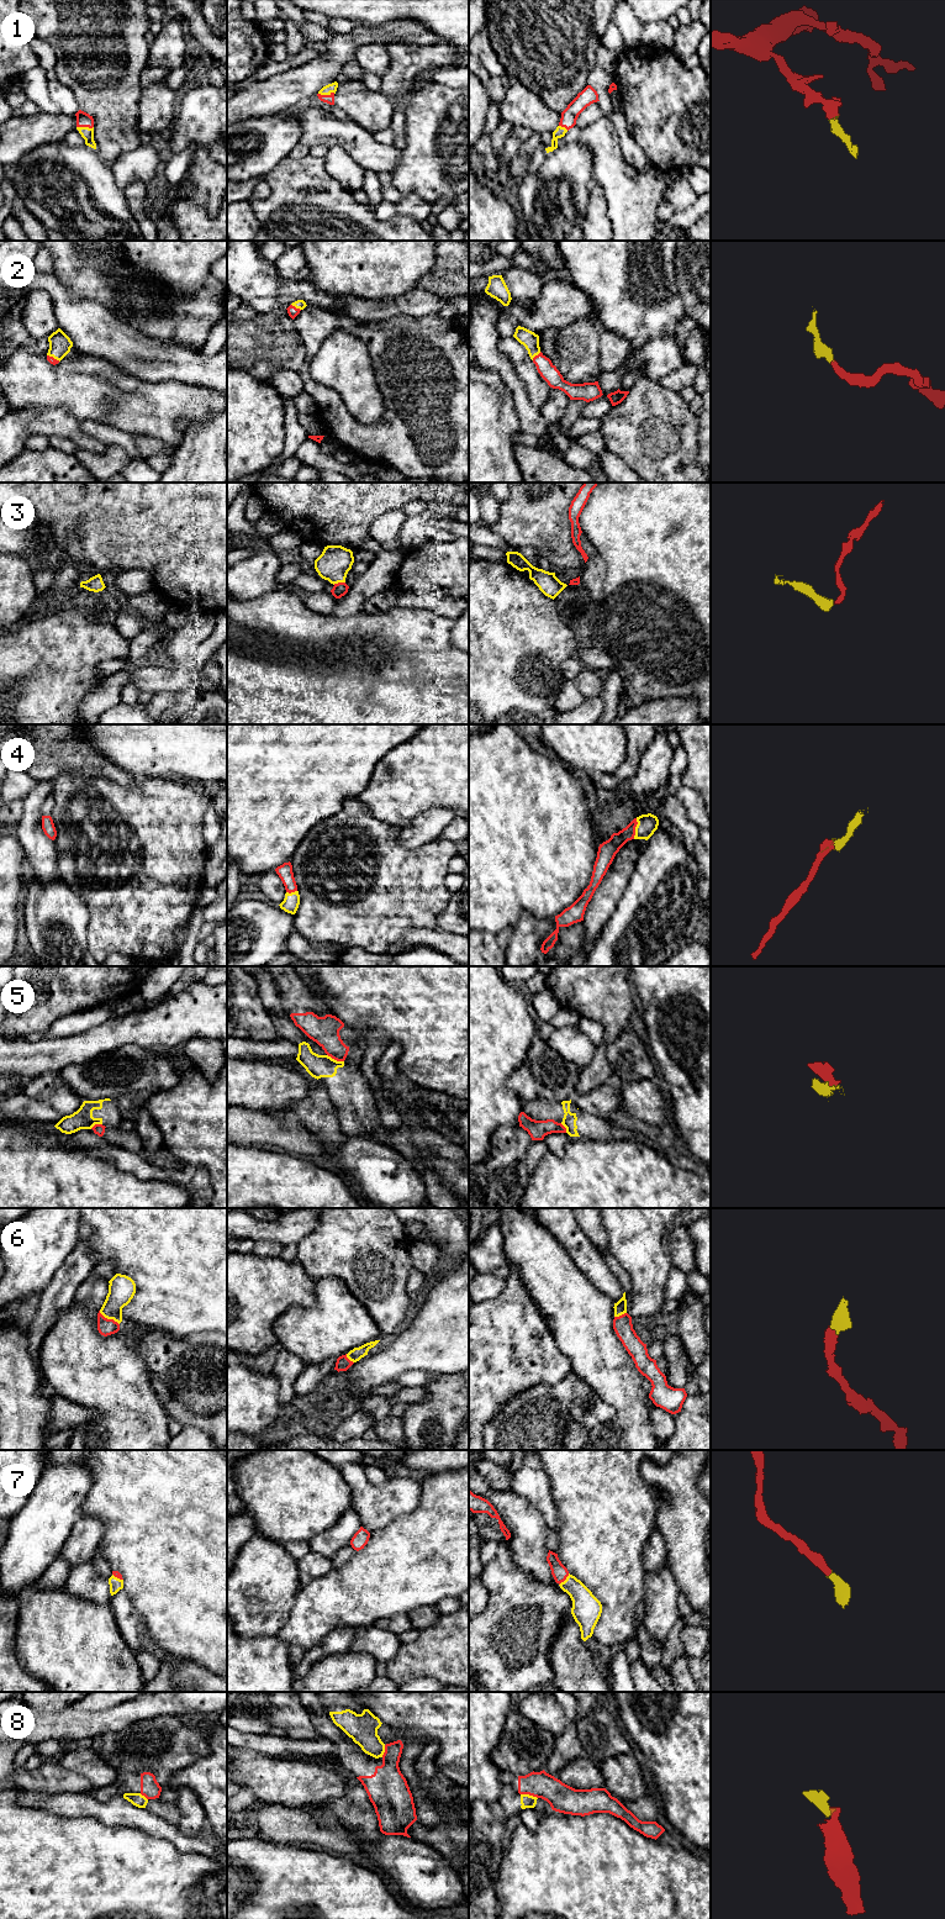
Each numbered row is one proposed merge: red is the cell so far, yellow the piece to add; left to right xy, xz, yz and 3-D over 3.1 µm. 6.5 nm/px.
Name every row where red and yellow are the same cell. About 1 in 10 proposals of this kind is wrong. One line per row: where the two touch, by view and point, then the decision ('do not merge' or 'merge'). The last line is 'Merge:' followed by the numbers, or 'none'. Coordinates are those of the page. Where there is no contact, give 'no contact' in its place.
1: meets red in xz at (326, 95); merge
2: meets red in xz at (295, 307); merge
3: meets red in xz at (338, 583); merge
4: meets red in yz at (634, 828); merge
5: meets red in xz at (336, 1059); do not merge
6: meets red in xy at (109, 1319); merge
7: meets red in yz at (564, 1580); merge
8: meets red in yz at (529, 1794); do not merge
Merge: 1, 2, 3, 4, 6, 7

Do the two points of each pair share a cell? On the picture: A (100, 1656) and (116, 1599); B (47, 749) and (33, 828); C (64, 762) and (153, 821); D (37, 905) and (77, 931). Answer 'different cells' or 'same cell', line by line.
A: different cells
B: different cells
C: different cells
D: same cell

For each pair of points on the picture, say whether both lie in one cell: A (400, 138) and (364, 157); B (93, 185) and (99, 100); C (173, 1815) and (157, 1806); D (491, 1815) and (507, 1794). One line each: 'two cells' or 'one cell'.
A: two cells
B: two cells
C: one cell
D: one cell

